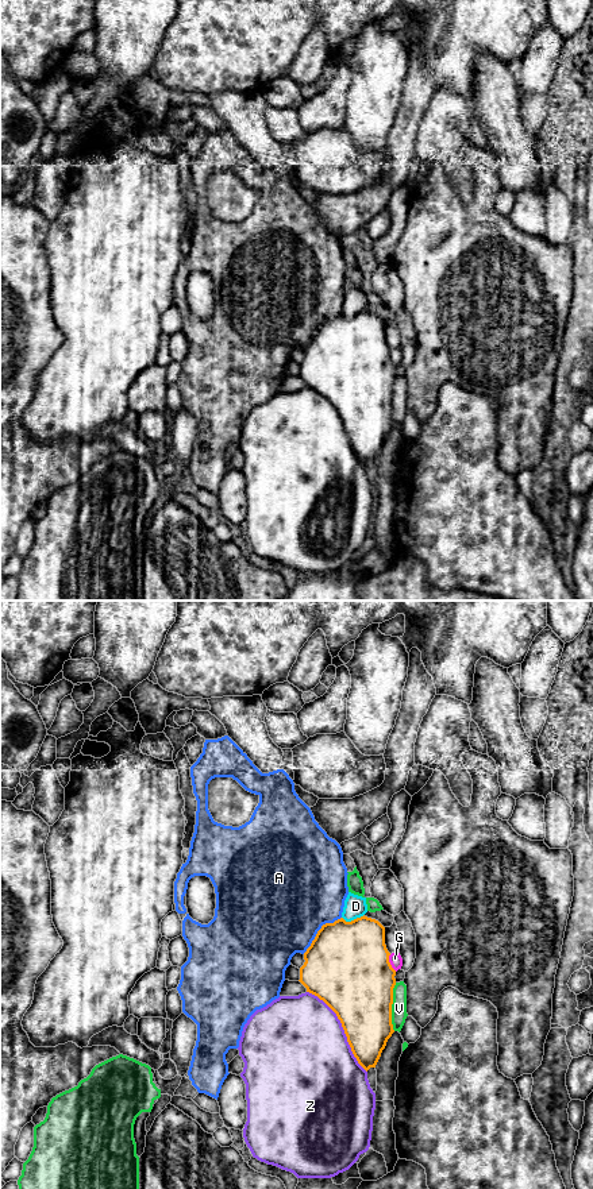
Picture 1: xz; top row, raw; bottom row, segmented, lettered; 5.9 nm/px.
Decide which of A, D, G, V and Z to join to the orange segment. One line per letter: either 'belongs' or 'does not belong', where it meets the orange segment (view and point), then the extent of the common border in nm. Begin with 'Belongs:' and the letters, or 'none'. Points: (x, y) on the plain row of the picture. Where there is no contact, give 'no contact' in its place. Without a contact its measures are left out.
Belongs: none
A: does not belong | xz (319, 325) | 320 nm
D: does not belong | xz (354, 315) | 140 nm
G: does not belong | xz (389, 358) | 110 nm
V: does not belong | xz (391, 402) | 280 nm
Z: does not belong | xz (343, 424) | 600 nm

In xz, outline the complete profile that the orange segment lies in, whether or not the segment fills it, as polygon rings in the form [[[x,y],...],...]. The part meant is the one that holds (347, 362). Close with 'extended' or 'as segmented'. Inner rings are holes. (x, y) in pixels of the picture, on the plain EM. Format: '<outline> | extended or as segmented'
[[[365,310],[351,317],[340,313],[321,321],[304,348],[305,358],[300,363],[299,377],[336,409],[354,452],[366,467],[376,463],[394,428],[392,399],[396,366],[389,351],[385,323],[378,316]]] | as segmented

